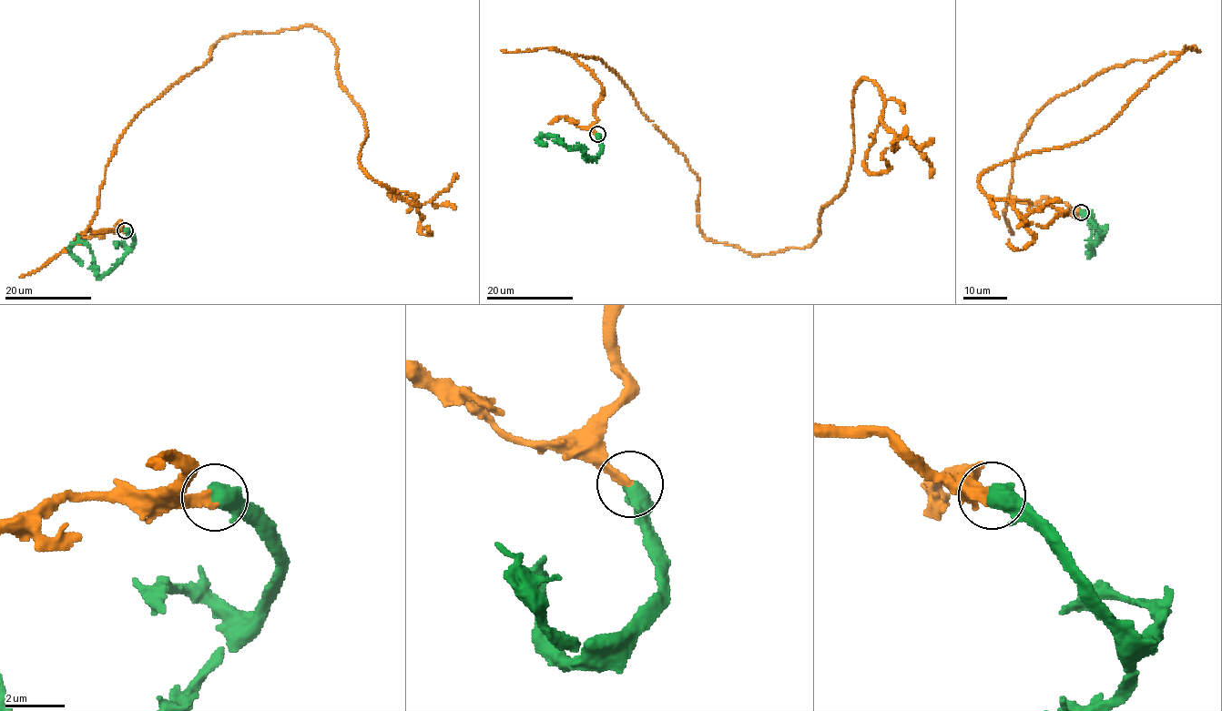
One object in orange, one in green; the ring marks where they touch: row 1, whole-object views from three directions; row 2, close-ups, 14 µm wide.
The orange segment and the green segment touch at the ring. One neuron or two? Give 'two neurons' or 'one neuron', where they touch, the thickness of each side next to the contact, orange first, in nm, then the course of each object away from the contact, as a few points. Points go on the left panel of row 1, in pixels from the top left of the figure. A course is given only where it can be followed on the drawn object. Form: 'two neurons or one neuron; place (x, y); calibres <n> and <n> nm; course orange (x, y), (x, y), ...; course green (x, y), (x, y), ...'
one neuron; place (125, 230); calibres 340 and 650 nm; course orange (124, 230), (88, 229), (136, 116), (220, 39), (305, 25), (337, 48), (367, 126), (360, 165), (412, 209); course green (126, 230), (135, 241), (131, 249), (100, 277), (90, 248), (83, 241), (76, 241), (70, 254), (81, 266)

